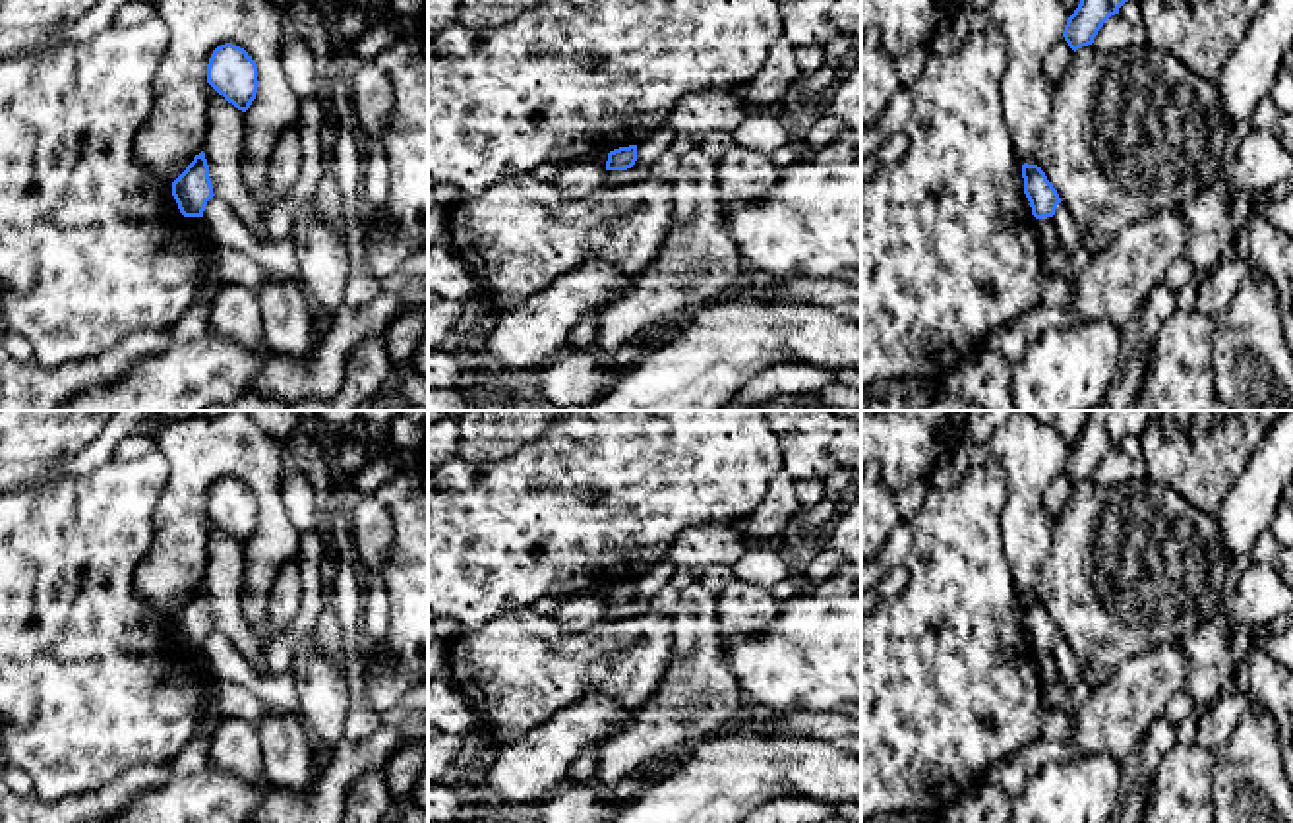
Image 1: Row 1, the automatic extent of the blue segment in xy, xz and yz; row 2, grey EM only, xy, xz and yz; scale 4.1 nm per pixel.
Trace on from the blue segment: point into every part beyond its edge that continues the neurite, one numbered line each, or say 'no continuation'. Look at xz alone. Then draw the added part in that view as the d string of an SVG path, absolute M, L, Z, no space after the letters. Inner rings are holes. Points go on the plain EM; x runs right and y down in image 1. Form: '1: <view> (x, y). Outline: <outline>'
no continuation

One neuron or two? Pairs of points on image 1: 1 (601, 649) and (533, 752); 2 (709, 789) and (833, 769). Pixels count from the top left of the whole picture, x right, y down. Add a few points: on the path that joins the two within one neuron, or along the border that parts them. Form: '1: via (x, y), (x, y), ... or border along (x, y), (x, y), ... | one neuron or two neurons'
1: border along (606, 698), (587, 694), (523, 734) | two neurons
2: via (740, 769), (802, 769) | one neuron

